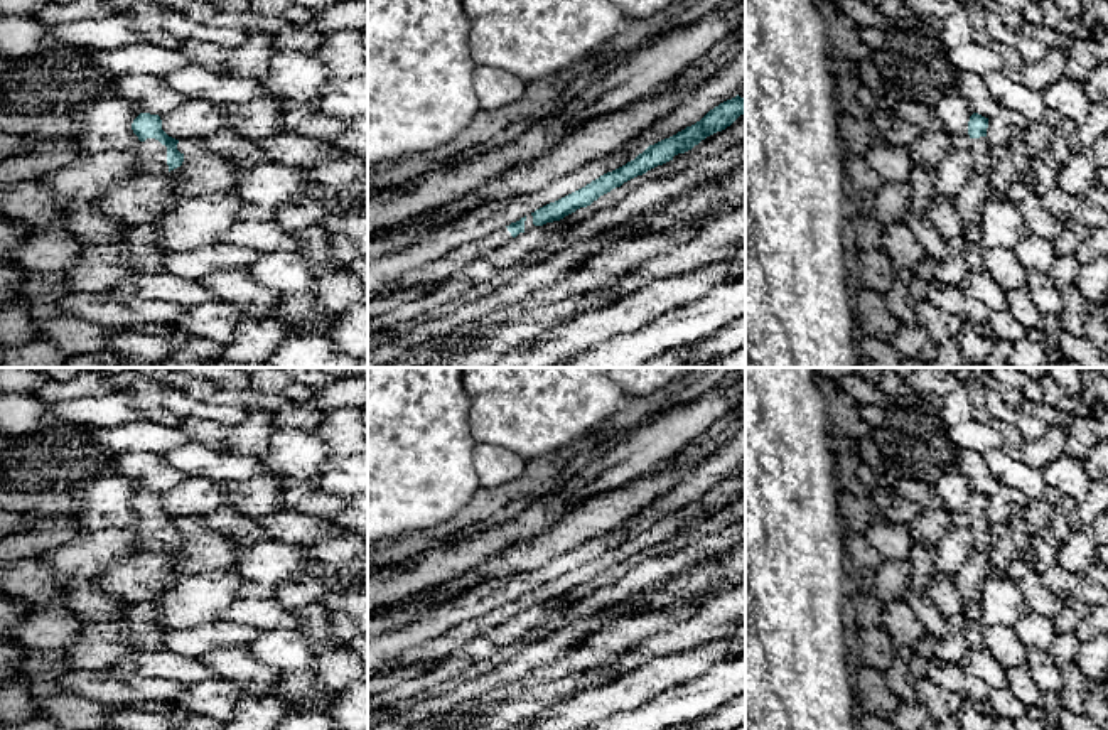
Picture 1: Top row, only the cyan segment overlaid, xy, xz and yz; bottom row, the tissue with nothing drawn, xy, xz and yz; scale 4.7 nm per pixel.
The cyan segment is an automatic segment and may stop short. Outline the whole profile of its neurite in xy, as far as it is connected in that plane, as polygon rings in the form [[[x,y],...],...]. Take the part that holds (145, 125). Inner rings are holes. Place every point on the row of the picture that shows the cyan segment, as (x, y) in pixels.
[[[140,113],[132,123],[140,143],[130,150],[145,174],[170,172],[182,165],[184,153],[177,150],[179,140],[162,130],[159,115]]]

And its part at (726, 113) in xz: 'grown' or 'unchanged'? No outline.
grown

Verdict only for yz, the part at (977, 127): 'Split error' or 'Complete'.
Split error

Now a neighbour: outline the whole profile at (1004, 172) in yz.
[[[993,147],[993,169],[988,174],[992,180],[992,187],[988,191],[988,197],[998,199],[1003,197],[1003,191],[1015,180],[1020,179],[1019,170],[1012,164],[1007,147]]]

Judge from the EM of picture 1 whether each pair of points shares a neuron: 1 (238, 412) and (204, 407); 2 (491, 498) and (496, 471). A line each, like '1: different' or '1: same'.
1: same
2: different

